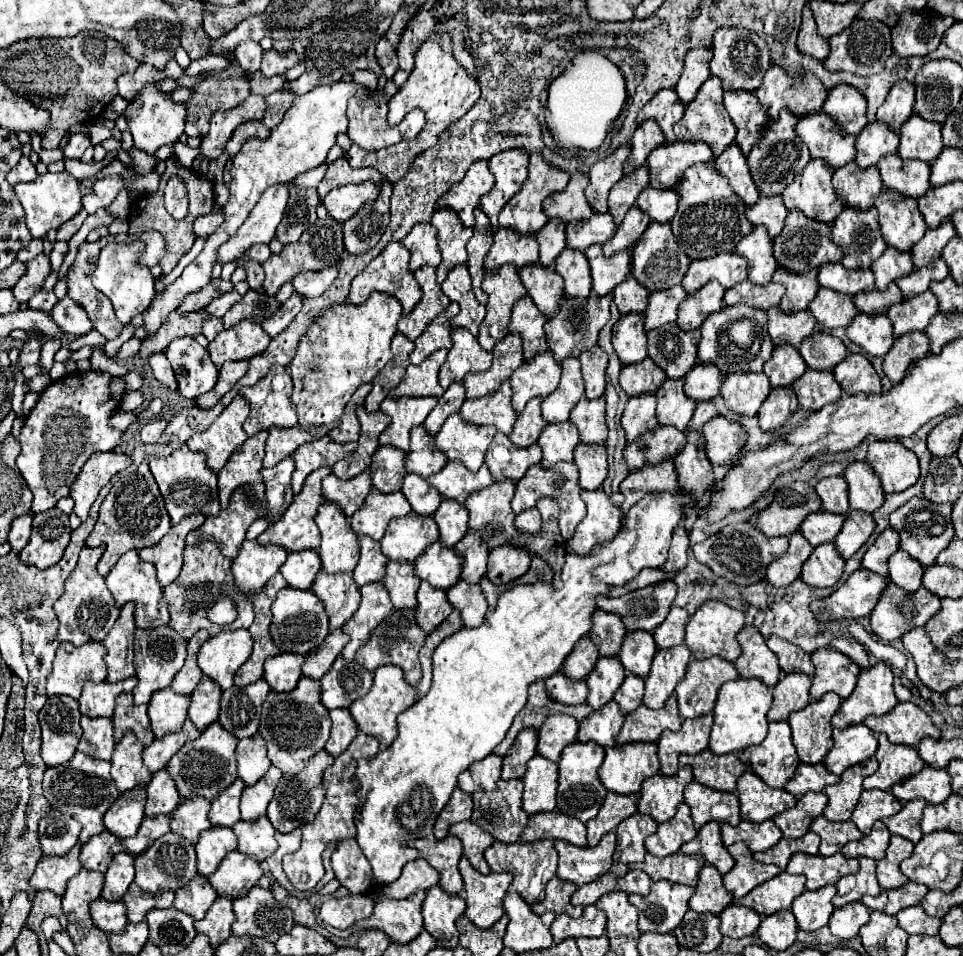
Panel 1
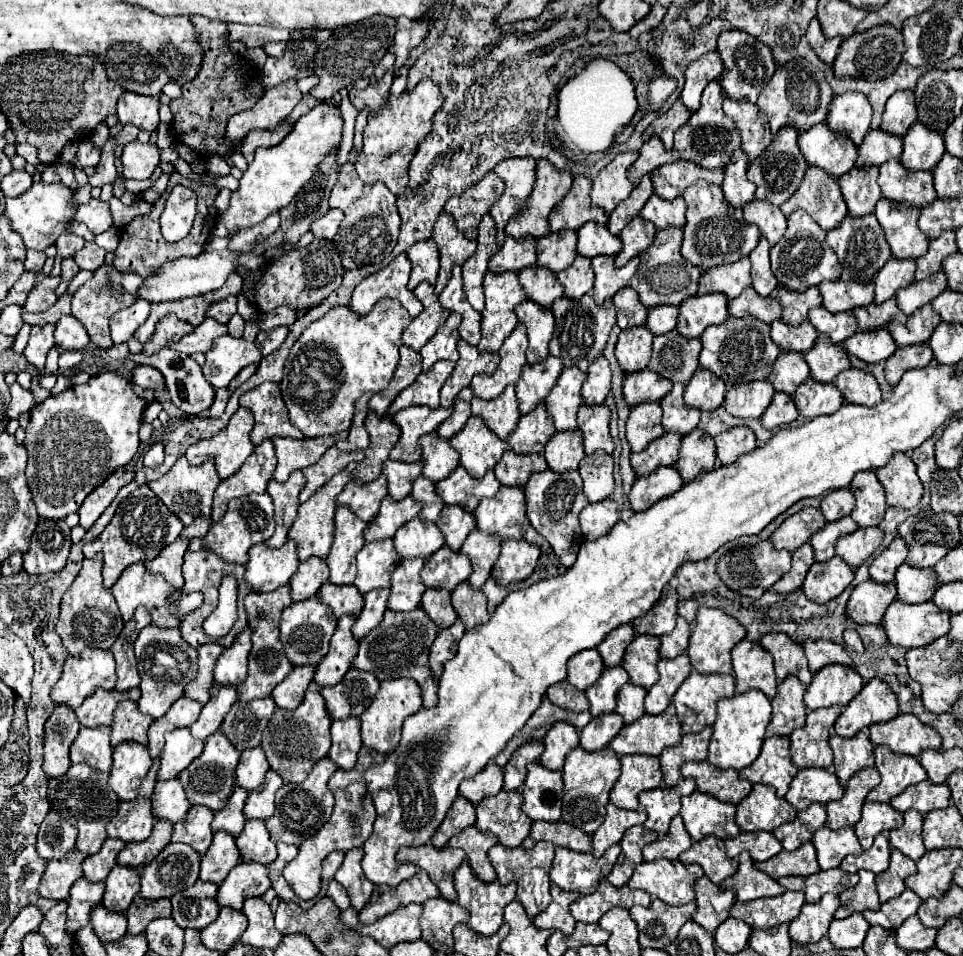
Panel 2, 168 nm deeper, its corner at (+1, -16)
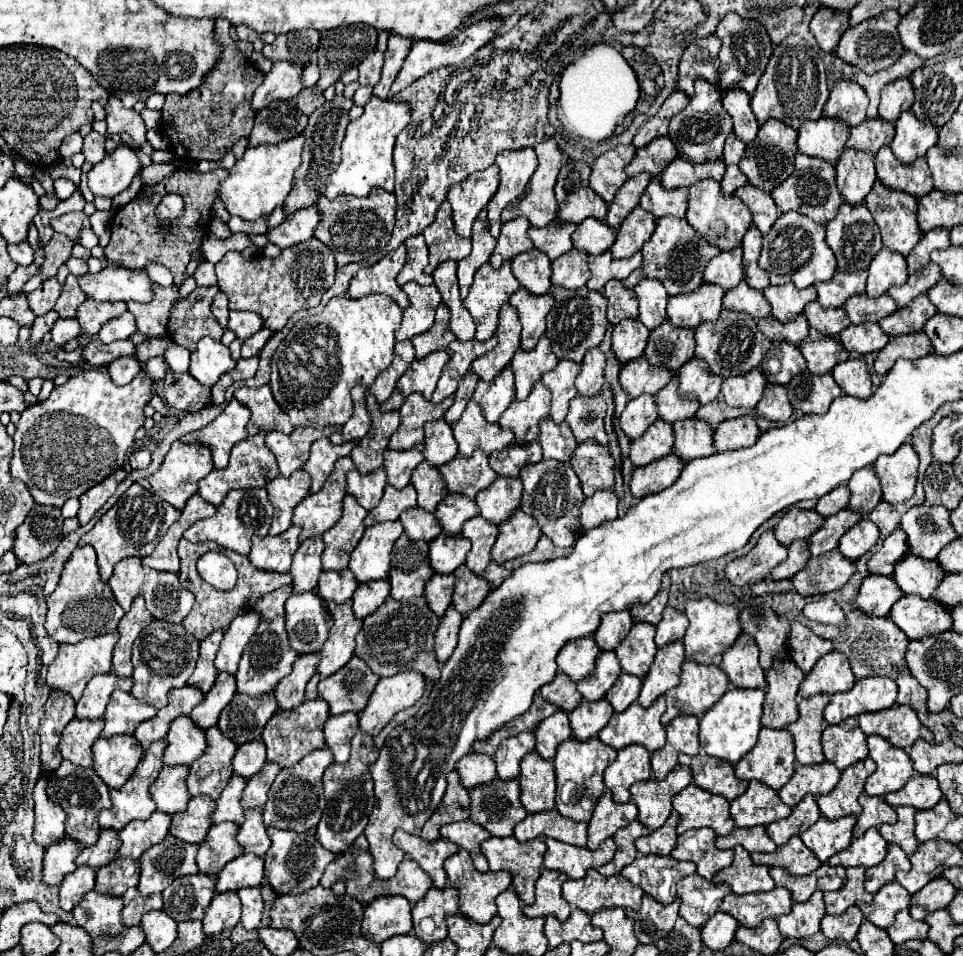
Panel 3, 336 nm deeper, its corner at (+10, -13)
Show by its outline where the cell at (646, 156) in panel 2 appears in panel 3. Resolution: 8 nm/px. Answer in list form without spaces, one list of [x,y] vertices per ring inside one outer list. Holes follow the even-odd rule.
[[[656,137],[648,145],[636,149],[632,163],[624,171],[628,177],[634,177],[642,171],[650,175],[658,175],[674,157],[676,157],[676,147],[670,141],[670,137]]]

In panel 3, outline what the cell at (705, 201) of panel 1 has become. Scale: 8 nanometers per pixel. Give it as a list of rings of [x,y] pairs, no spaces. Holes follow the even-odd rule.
[[[698,181],[690,187],[690,197],[688,197],[688,209],[686,209],[686,221],[690,223],[690,227],[700,233],[710,245],[728,251],[734,249],[742,243],[742,237],[746,235],[748,227],[752,225],[752,217],[750,211],[746,209],[746,205],[742,205],[742,201],[738,201],[736,195],[722,195],[720,193],[720,183],[716,181]]]

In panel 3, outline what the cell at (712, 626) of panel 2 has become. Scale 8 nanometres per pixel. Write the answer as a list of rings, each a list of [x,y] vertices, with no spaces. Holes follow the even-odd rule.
[[[710,597],[698,599],[698,601],[688,601],[684,609],[690,625],[684,635],[684,649],[686,649],[686,659],[704,663],[704,665],[720,665],[722,661],[722,651],[730,647],[736,637],[742,633],[740,627],[740,611],[732,605],[720,605],[716,601],[710,601]]]

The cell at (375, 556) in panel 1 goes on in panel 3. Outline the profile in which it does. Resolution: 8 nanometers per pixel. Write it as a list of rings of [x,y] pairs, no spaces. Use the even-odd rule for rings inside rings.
[[[398,521],[378,523],[364,531],[360,543],[350,553],[348,569],[360,583],[372,579],[386,579],[390,571],[390,553],[394,541],[402,535],[402,525]]]

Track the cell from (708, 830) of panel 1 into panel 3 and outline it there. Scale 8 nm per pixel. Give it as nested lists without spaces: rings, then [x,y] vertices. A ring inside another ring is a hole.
[[[694,829],[678,837],[678,845],[670,853],[674,859],[696,863],[696,871],[704,879],[712,879],[720,869],[732,863],[732,851],[722,851],[714,845],[716,833],[712,829]]]

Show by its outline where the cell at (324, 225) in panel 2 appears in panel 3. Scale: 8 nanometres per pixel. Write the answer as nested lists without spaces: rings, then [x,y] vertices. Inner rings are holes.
[[[316,207],[300,209],[298,213],[294,213],[294,217],[290,217],[290,221],[284,221],[280,227],[270,229],[268,239],[270,239],[270,243],[278,245],[280,249],[304,243],[304,241],[312,239],[320,219],[322,219],[322,213]]]

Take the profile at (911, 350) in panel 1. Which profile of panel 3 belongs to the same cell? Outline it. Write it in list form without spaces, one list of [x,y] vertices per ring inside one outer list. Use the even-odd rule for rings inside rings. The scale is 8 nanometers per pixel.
[[[924,331],[890,339],[890,343],[876,355],[874,371],[882,379],[888,373],[888,369],[894,365],[896,359],[916,361],[916,359],[928,355],[930,351],[932,351],[930,349],[930,341],[928,341],[928,337],[926,337]]]

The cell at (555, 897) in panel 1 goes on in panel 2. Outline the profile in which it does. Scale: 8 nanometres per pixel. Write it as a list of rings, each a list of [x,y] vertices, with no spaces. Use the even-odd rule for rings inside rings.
[[[551,884],[551,904],[547,906],[547,910],[533,918],[533,924],[537,928],[561,930],[563,934],[571,934],[575,930],[575,918],[569,912],[569,904],[575,898],[579,898],[577,892],[567,892],[561,890],[557,884]]]

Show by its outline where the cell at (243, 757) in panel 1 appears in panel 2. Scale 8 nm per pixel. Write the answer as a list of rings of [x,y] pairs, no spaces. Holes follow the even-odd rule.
[[[261,746],[245,750],[241,754],[239,766],[237,766],[237,784],[251,790],[257,790],[261,786],[261,782],[265,780],[265,774],[269,770],[265,752]]]

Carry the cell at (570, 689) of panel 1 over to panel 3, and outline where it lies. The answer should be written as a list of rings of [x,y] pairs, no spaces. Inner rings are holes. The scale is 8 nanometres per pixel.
[[[558,673],[552,683],[544,685],[540,689],[540,693],[546,701],[562,707],[566,713],[572,713],[582,701],[582,695],[578,693],[576,683],[570,681],[570,677],[566,677],[564,673]]]

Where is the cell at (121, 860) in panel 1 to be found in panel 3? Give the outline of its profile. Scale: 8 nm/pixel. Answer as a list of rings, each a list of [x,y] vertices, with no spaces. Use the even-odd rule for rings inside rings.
[[[116,857],[108,865],[96,871],[96,887],[94,891],[102,895],[122,897],[126,889],[138,885],[138,861],[132,857]]]

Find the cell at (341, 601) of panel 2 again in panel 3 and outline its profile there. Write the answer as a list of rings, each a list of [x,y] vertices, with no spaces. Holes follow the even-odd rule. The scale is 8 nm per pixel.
[[[344,569],[342,573],[322,571],[316,591],[324,601],[344,603],[352,599],[356,589],[358,589],[358,581],[354,581],[354,575],[348,569]]]

